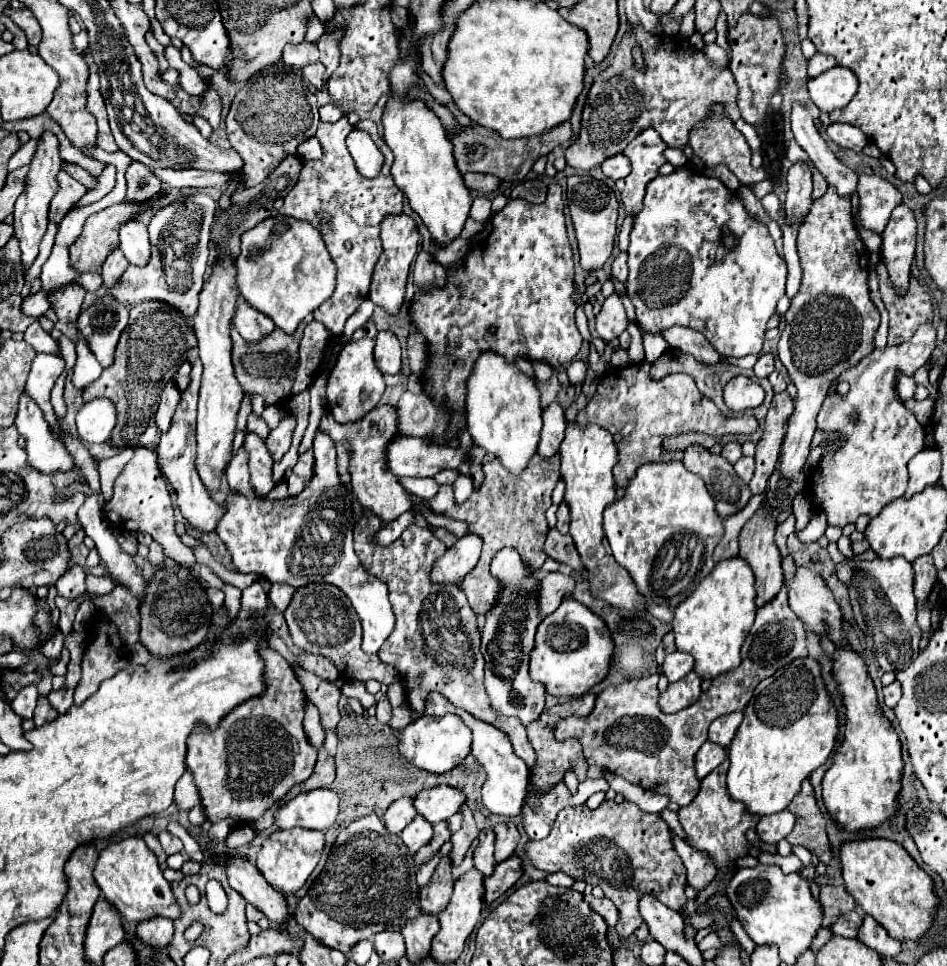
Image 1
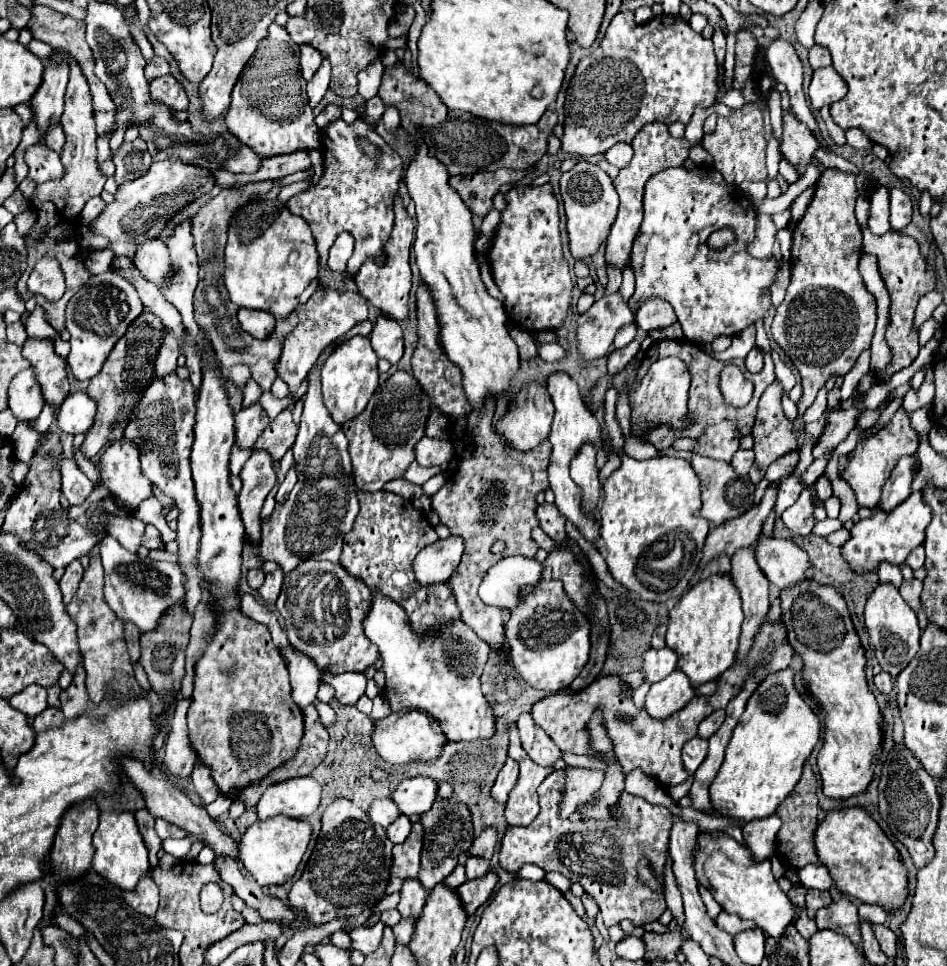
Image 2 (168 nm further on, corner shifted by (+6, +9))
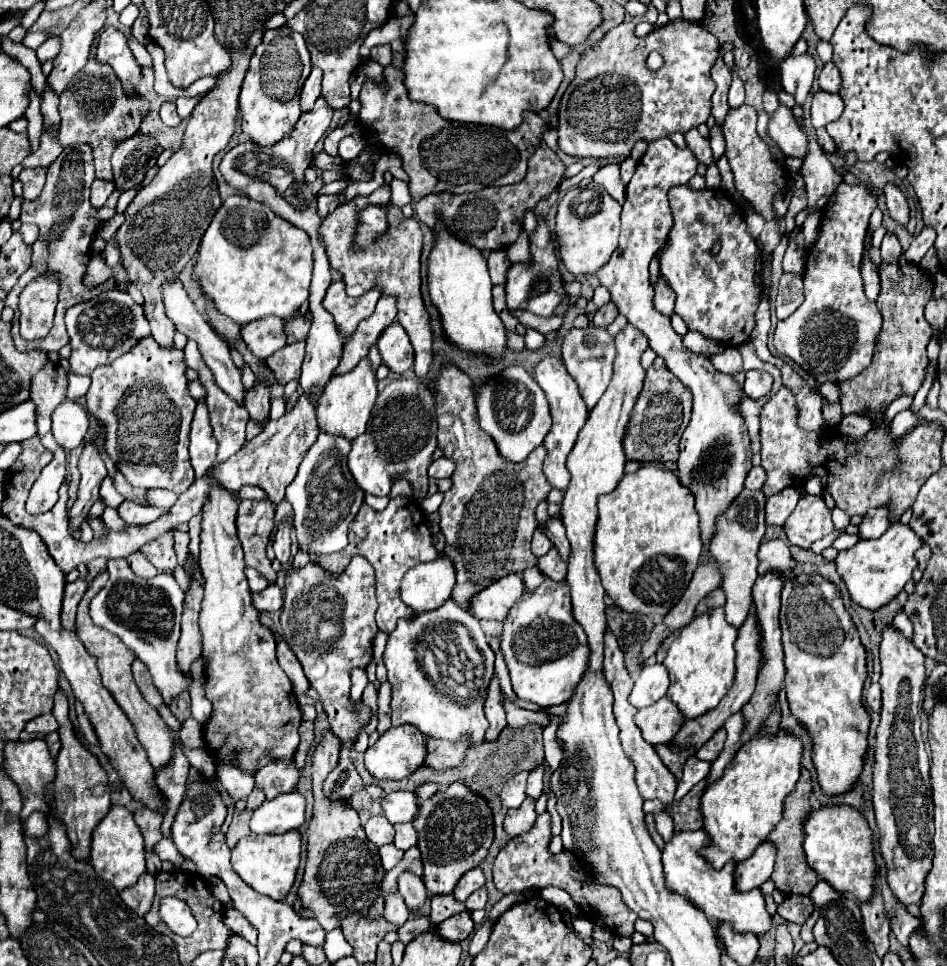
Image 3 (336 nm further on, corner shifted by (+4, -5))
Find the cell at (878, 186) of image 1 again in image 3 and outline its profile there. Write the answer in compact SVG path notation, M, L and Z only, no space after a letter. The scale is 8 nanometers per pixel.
M886 232L886 234L884 234L880 252L882 252L882 260L886 260L886 262L892 262L892 260L896 260L896 258L900 256L902 246L900 246L898 238L896 238L892 232Z

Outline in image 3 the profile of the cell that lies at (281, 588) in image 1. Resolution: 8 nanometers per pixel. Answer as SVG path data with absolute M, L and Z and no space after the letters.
M270 584L266 590L262 590L260 594L252 596L252 604L258 612L278 612L282 610L282 590L278 584Z

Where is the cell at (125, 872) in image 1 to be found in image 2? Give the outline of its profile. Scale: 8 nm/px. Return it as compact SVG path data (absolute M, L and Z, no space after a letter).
M112 810L112 812L102 812L100 814L100 826L94 832L94 860L92 860L92 868L108 878L112 884L120 886L122 890L132 890L136 888L136 882L140 880L142 874L146 874L150 870L150 862L148 862L148 848L144 846L144 840L138 832L136 826L136 818L132 812L120 812L120 810Z

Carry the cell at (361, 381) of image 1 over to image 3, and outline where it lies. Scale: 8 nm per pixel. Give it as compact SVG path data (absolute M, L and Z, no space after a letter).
M362 358L356 368L352 368L346 374L336 374L330 378L330 382L324 388L324 394L318 404L318 426L330 434L340 434L348 440L354 440L366 430L370 412L376 404L378 388L376 388L376 376L372 370L372 364L368 358Z

